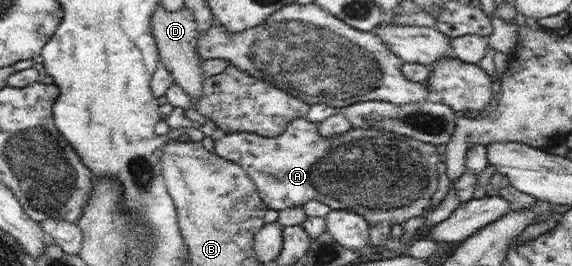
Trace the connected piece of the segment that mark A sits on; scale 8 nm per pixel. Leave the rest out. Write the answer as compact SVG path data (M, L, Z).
M306 117L292 120L287 128L275 138L257 133L220 133L215 137L215 150L221 158L234 162L253 179L262 201L273 210L301 207L308 200L326 203L331 210L353 211L367 219L370 228L383 221L403 224L416 216L424 216L432 207L438 206L448 193L450 179L442 168L441 148L415 140L390 130L352 128L345 134L323 138L318 123Z

